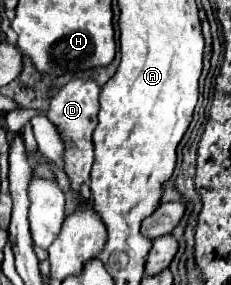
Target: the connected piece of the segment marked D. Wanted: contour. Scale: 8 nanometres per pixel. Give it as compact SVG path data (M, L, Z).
M72 80L62 90L52 98L50 108L48 108L48 118L56 128L60 130L60 136L66 144L66 174L70 176L72 190L78 192L78 186L88 180L90 176L90 166L94 160L94 144L92 144L92 132L96 128L96 116L98 116L98 94L100 88L96 86L94 80Z

